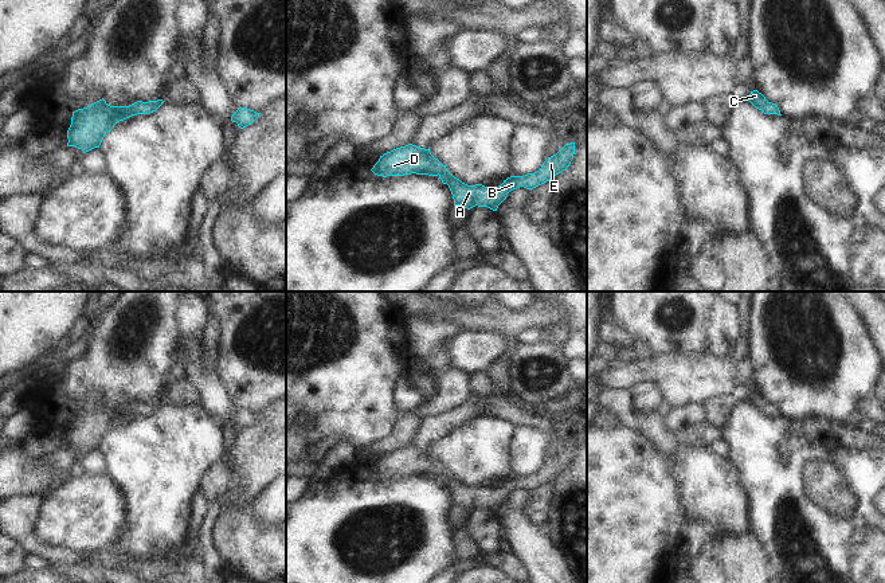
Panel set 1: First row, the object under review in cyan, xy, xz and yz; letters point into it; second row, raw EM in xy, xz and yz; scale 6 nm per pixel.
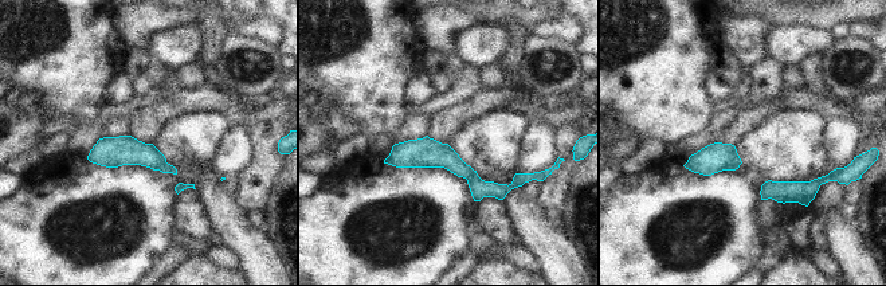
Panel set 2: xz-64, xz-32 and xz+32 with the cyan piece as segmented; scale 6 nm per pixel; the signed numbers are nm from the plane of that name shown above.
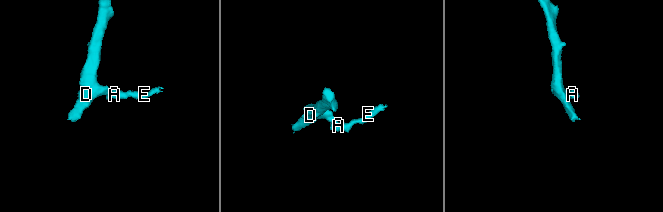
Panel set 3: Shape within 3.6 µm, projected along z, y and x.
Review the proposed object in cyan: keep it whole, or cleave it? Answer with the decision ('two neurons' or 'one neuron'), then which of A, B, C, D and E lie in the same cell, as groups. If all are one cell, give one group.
one neuron; groups A B C D E

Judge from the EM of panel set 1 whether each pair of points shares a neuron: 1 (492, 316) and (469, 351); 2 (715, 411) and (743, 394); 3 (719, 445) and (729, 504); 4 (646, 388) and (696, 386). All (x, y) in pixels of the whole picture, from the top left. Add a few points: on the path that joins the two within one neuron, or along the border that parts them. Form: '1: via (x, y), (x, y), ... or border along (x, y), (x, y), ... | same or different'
1: border along (463, 329), (498, 331), (512, 337) | different
2: via (721, 406), (736, 396) | same
3: border along (711, 445), (717, 452) | different
4: border along (630, 388), (653, 380), (665, 409) | different

